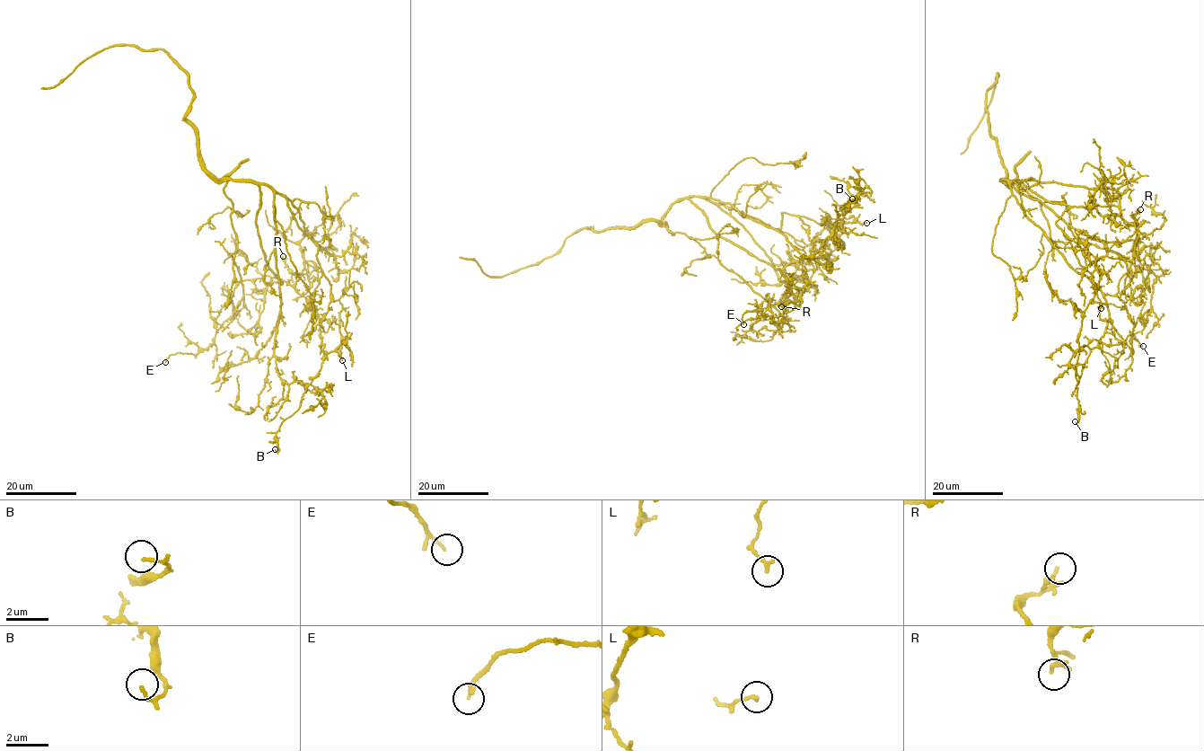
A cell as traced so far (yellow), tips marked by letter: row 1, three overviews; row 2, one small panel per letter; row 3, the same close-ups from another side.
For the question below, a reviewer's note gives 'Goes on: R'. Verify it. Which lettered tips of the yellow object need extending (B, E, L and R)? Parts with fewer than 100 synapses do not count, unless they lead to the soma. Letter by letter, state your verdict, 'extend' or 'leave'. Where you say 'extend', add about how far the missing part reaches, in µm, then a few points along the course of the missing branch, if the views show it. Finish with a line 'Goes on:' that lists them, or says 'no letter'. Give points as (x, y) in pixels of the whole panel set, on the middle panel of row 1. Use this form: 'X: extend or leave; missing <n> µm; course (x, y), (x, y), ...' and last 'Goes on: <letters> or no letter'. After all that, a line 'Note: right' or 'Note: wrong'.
B: leave
E: leave
L: leave
R: leave
Goes on: no letter
Note: wrong

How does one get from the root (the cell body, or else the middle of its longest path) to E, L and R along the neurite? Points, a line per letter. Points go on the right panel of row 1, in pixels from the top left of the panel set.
E: (1002, 180), (1017, 179), (1039, 201), (1053, 241), (1081, 237), (1153, 271), (1150, 311), (1131, 335), (1143, 346)
L: (1002, 180), (1019, 181), (1048, 200), (1067, 206), (1056, 226), (1084, 254), (1095, 258), (1092, 278), (1101, 308)
R: (1002, 180), (1032, 179), (1113, 189), (1120, 196), (1120, 216), (1135, 223), (1134, 225), (1134, 216), (1140, 209)

